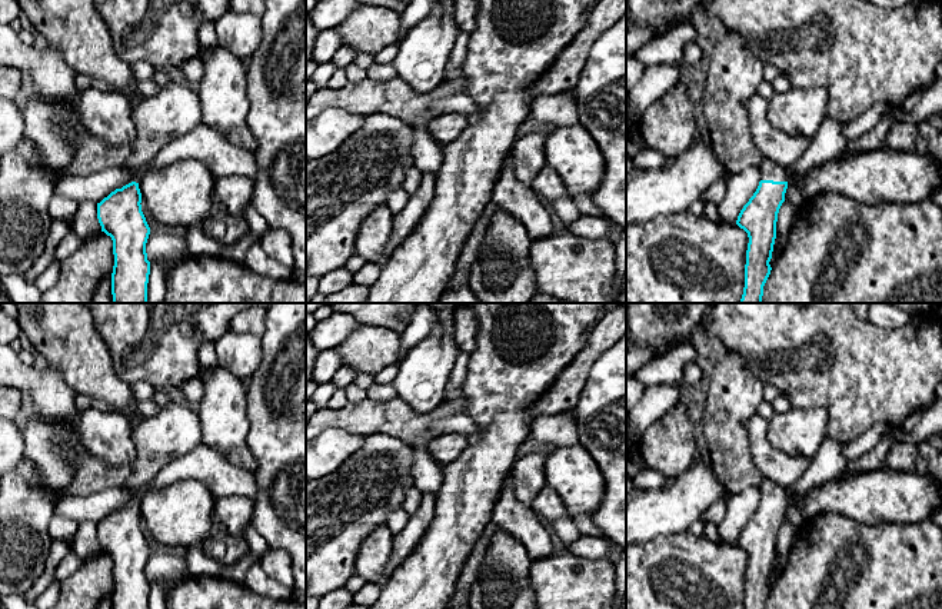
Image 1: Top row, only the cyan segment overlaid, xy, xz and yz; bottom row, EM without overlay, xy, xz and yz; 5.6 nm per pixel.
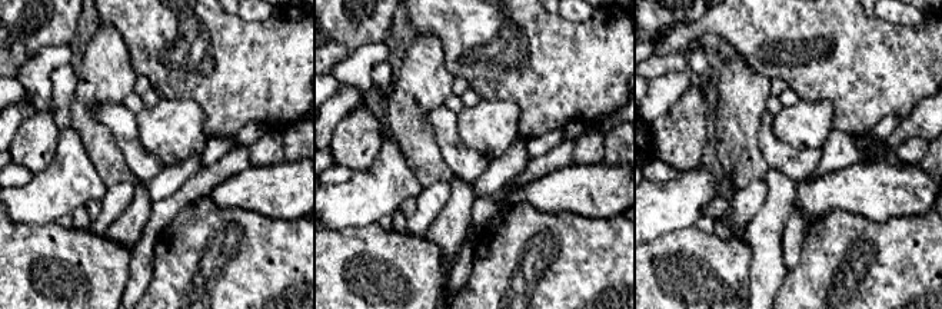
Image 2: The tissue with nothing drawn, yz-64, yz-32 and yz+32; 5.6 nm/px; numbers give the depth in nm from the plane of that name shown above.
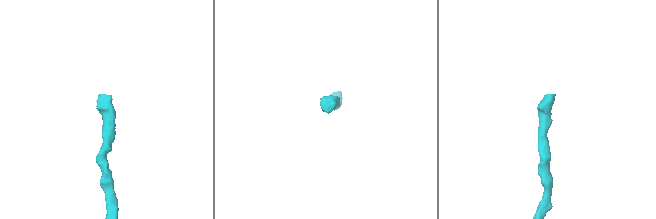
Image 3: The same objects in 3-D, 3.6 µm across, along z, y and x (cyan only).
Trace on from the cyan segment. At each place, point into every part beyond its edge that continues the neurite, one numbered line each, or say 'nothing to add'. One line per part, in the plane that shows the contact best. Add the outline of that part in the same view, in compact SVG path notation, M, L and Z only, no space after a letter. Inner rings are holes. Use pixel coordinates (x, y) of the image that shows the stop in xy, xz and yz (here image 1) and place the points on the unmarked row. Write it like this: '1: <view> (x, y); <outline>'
1: yz (769, 491); M763 477L758 489L760 492L760 500L788 502L789 499L786 489L766 477Z

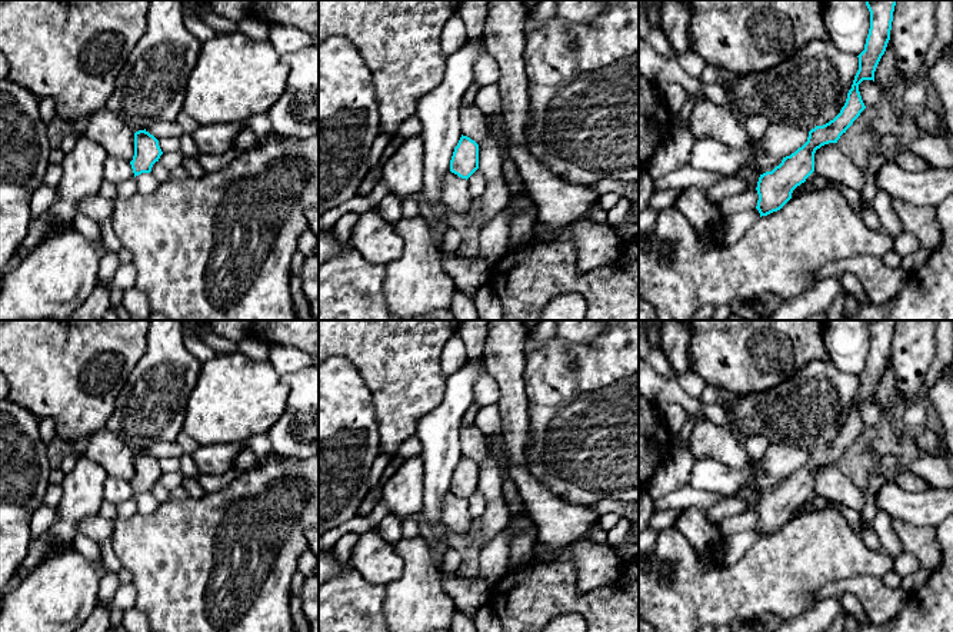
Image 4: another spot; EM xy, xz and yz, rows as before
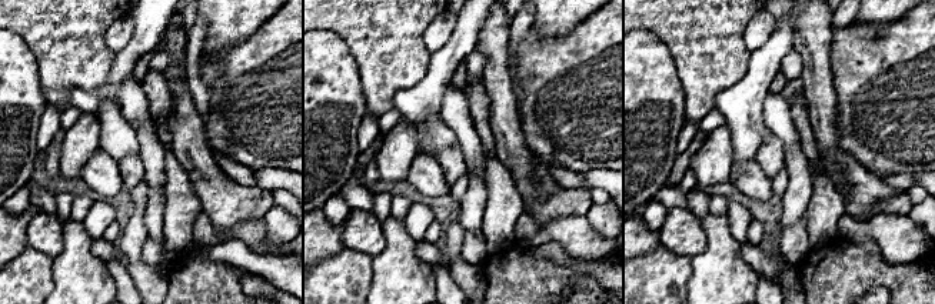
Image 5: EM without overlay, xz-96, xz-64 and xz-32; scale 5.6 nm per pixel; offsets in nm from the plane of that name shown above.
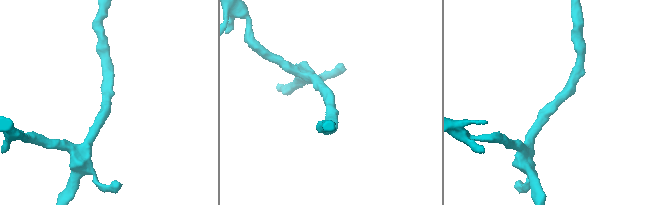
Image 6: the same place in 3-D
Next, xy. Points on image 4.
nothing to add

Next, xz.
nothing to add

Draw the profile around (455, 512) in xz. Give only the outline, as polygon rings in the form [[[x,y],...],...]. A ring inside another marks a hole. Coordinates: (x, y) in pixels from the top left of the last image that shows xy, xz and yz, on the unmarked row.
[[[449,490],[443,499],[441,520],[453,532],[467,535],[474,519],[470,516],[469,502]]]

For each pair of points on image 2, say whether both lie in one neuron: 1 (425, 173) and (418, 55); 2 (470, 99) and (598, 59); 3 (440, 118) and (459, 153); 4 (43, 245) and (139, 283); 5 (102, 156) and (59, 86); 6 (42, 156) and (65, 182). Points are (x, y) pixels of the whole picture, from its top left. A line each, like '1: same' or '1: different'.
1: same
2: different
3: same
4: different
5: different
6: different

